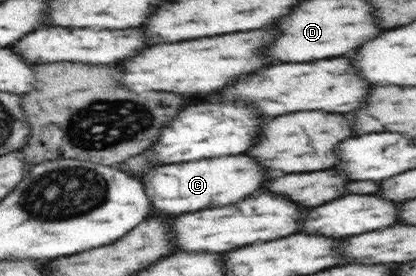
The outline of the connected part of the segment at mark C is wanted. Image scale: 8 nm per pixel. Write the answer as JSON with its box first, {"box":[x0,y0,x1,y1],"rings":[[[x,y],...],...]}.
{"box":[141,155,267,213],"rings":[[[233,155],[233,157],[215,157],[203,161],[187,161],[175,165],[157,165],[149,173],[144,173],[141,183],[155,211],[159,213],[191,213],[207,207],[231,205],[249,197],[259,189],[261,183],[267,181],[267,173],[261,169],[253,157]]]}

